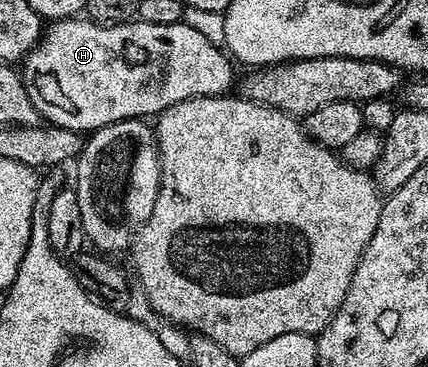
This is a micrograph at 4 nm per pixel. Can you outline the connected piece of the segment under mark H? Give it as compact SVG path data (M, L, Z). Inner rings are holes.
M79 17L76 19L56 19L53 20L43 30L42 32L42 38L38 40L37 45L35 45L34 48L32 48L31 51L29 51L28 54L26 54L26 58L24 62L21 64L20 67L20 74L22 77L22 83L26 88L28 89L28 97L32 97L32 103L36 105L36 109L38 110L39 116L47 124L56 126L56 127L63 127L64 129L72 129L73 131L80 131L83 133L93 133L98 130L99 127L106 127L109 123L119 123L121 119L140 119L143 117L157 117L162 114L163 111L167 111L172 105L176 105L180 101L184 101L185 99L195 99L196 97L208 97L209 95L225 95L227 92L229 92L231 89L230 86L235 86L236 83L236 75L234 79L234 71L232 68L230 68L230 63L232 64L232 59L229 54L225 50L223 50L222 47L217 47L216 45L212 45L212 41L207 41L207 39L202 36L202 34L197 29L192 29L192 25L188 25L186 22L180 22L180 23L173 23L172 25L152 25L151 23L144 23L141 21L131 21L128 23L95 23L93 19L89 17Z

